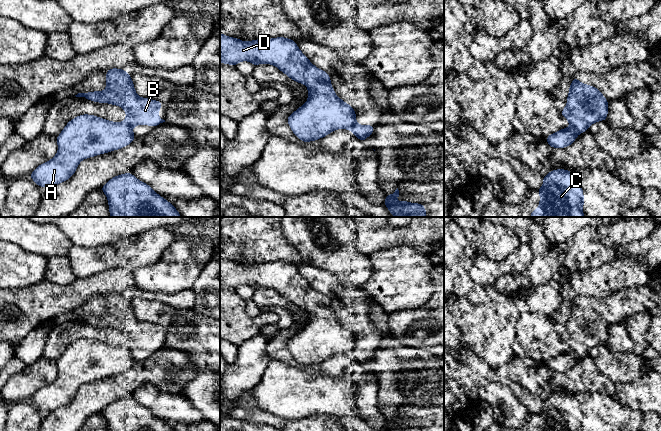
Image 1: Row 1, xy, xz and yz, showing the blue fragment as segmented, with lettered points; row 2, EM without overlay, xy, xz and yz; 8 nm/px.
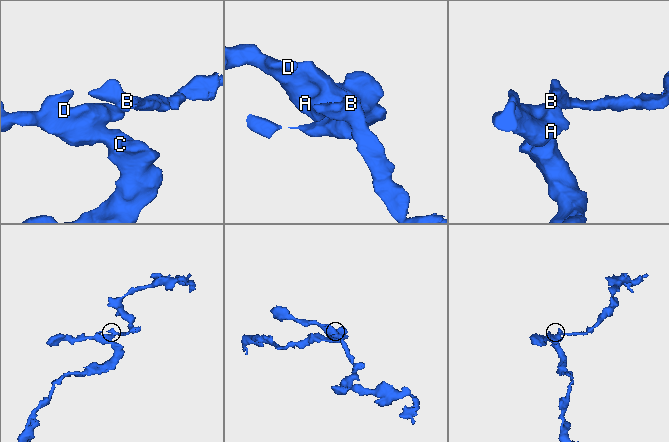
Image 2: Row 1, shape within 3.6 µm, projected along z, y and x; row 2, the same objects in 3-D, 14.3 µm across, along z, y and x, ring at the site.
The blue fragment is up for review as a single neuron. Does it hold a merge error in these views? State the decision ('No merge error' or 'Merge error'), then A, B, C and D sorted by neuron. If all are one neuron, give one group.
Merge error. Groups: A C D / B

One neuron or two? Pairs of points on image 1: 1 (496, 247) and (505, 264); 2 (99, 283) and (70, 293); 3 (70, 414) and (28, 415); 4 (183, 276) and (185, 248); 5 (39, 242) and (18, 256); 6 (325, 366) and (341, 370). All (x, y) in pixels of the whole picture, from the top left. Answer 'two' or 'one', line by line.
1: two
2: one
3: two
4: one
5: two
6: one

